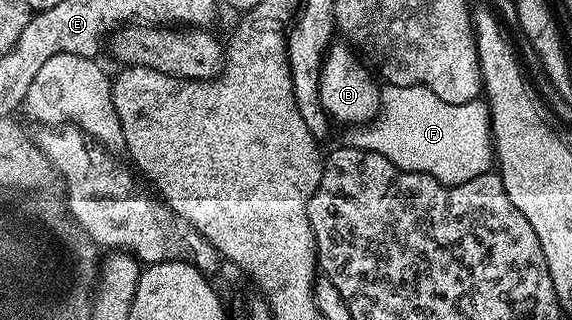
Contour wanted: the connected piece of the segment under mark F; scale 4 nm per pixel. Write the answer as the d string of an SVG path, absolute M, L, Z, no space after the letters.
M386 85L376 118L350 134L348 145L379 152L400 170L430 174L445 186L475 180L475 176L490 173L495 166L488 105L481 100L447 104L425 86Z

